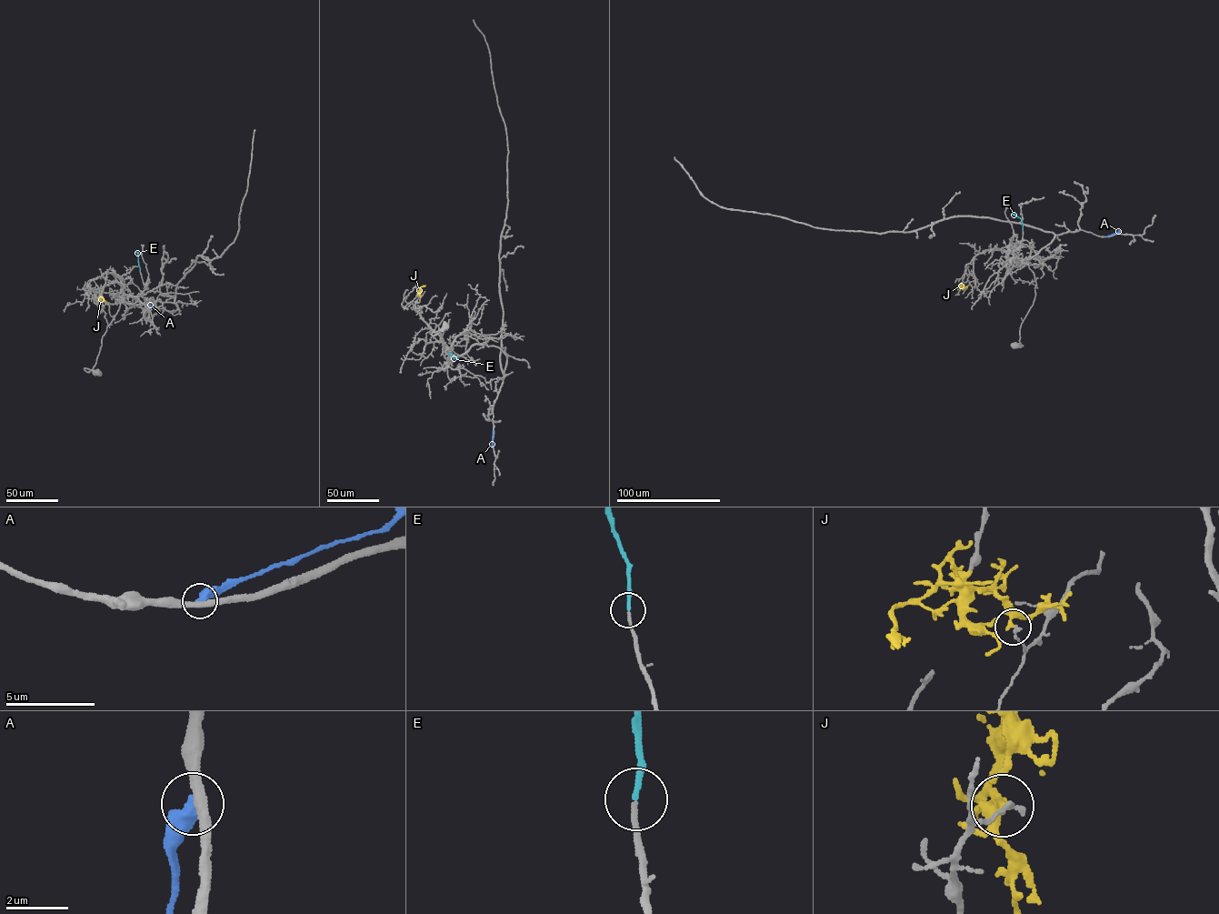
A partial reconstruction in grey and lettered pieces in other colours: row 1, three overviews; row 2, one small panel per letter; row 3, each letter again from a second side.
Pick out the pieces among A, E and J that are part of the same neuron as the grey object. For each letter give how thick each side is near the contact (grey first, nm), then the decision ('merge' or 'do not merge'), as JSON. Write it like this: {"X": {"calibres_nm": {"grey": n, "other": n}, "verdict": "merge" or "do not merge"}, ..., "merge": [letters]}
{"A": {"calibres_nm": {"grey": 320, "other": 480}, "verdict": "do not merge"}, "E": {"calibres_nm": {"grey": 150, "other": 170}, "verdict": "merge"}, "J": {"calibres_nm": {"grey": 180, "other": 200}, "verdict": "do not merge"}, "merge": ["E"]}

